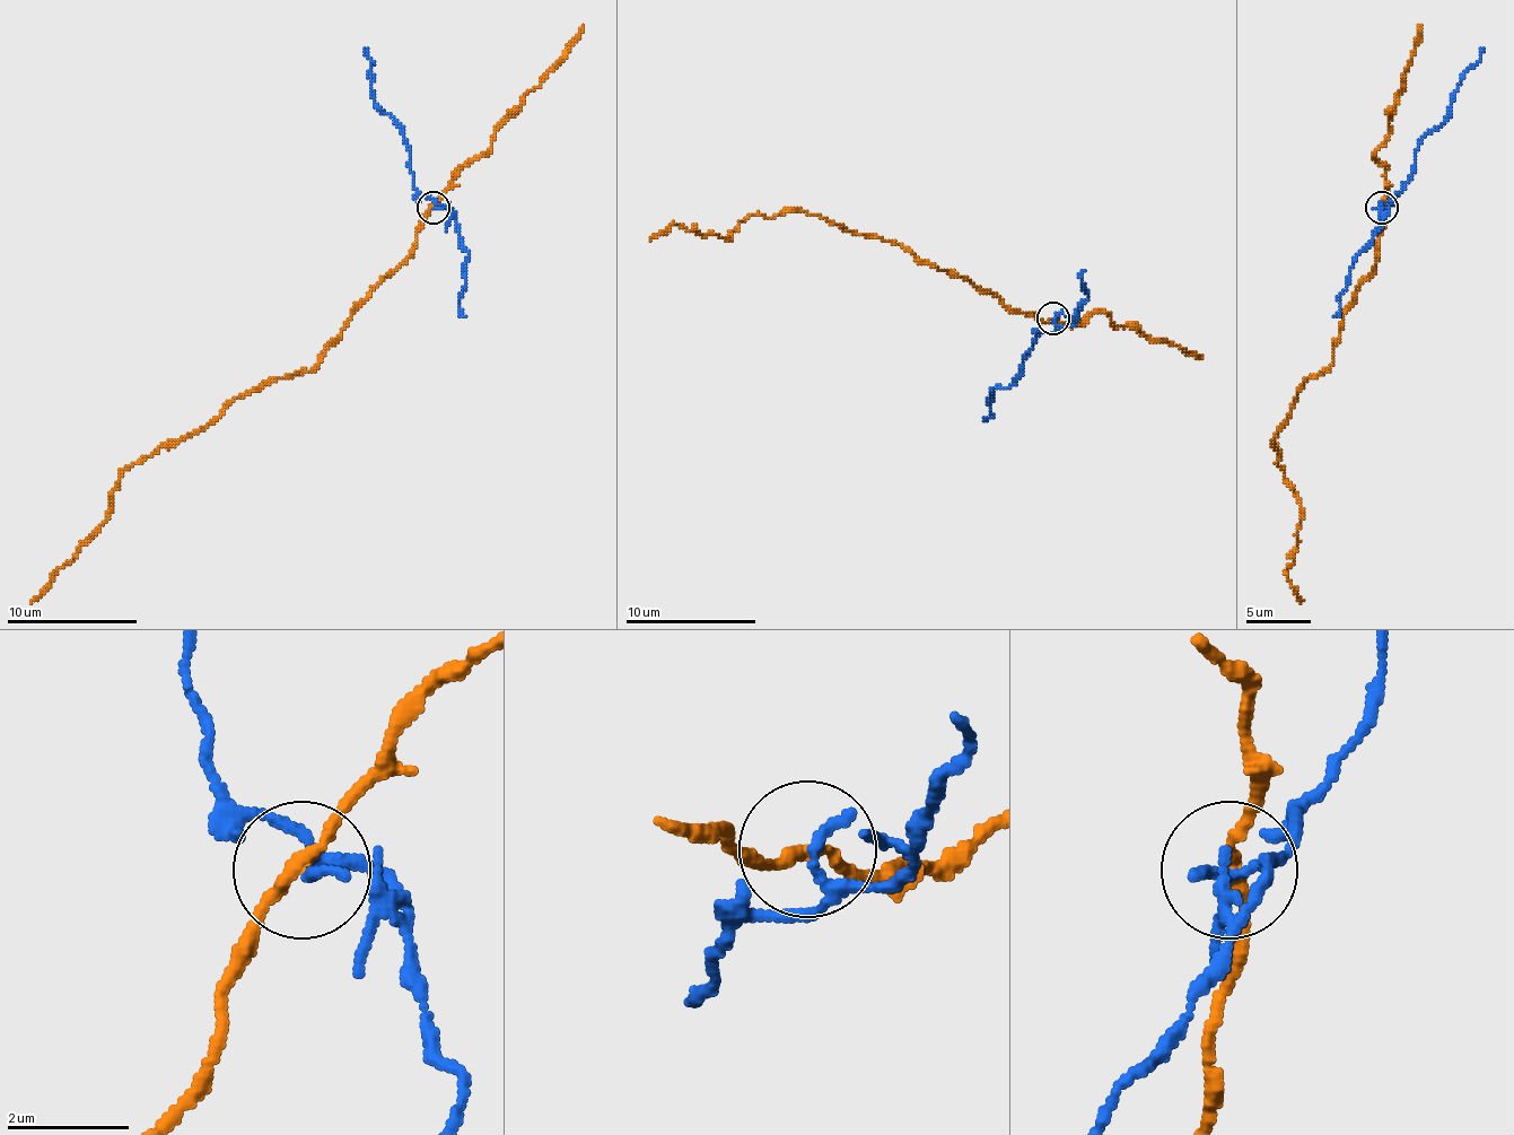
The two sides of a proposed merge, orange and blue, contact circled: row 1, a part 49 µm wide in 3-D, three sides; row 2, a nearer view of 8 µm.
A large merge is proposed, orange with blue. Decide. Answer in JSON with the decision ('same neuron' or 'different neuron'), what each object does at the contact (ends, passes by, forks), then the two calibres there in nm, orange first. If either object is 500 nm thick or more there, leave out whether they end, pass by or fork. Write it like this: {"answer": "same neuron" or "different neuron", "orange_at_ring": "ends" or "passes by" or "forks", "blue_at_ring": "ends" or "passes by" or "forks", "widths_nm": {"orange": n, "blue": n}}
{"answer": "different neuron", "orange_at_ring": "passes by", "blue_at_ring": "passes by", "widths_nm": {"orange": 200, "blue": 180}}

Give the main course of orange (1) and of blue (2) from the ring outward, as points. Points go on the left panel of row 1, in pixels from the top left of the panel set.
1: (432, 208), (417, 247), (308, 372), (263, 382), (198, 430), (168, 441), (129, 466), (110, 518), (31, 603)
2: (432, 208), (436, 204), (413, 185), (410, 149), (403, 130), (374, 101), (364, 47)

